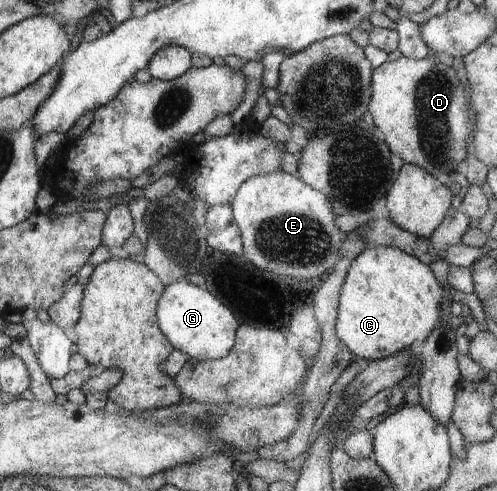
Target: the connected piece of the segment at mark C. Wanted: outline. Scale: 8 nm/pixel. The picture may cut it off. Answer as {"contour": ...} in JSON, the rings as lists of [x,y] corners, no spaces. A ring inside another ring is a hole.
{"contour":[[[368,246],[352,262],[340,288],[336,336],[359,359],[375,361],[388,358],[399,350],[410,348],[417,340],[424,342],[436,330],[444,316],[443,298],[443,286],[434,278],[429,265],[419,257],[388,246]]]}

